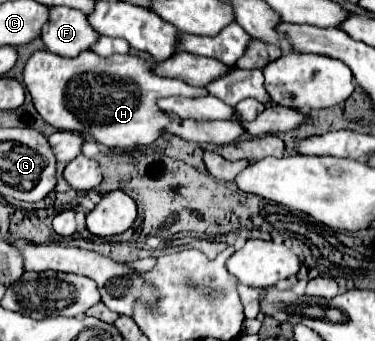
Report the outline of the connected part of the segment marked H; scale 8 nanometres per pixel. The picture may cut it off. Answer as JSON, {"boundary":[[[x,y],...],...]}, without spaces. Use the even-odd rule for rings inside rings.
{"boundary":[[[36,51],[24,65],[24,85],[46,123],[60,131],[80,133],[110,149],[150,145],[160,137],[168,119],[164,119],[164,113],[156,107],[156,99],[170,95],[206,95],[204,87],[192,87],[180,79],[154,75],[150,63],[140,57],[100,57],[92,51],[82,51],[74,59],[52,55],[50,51]]]}

